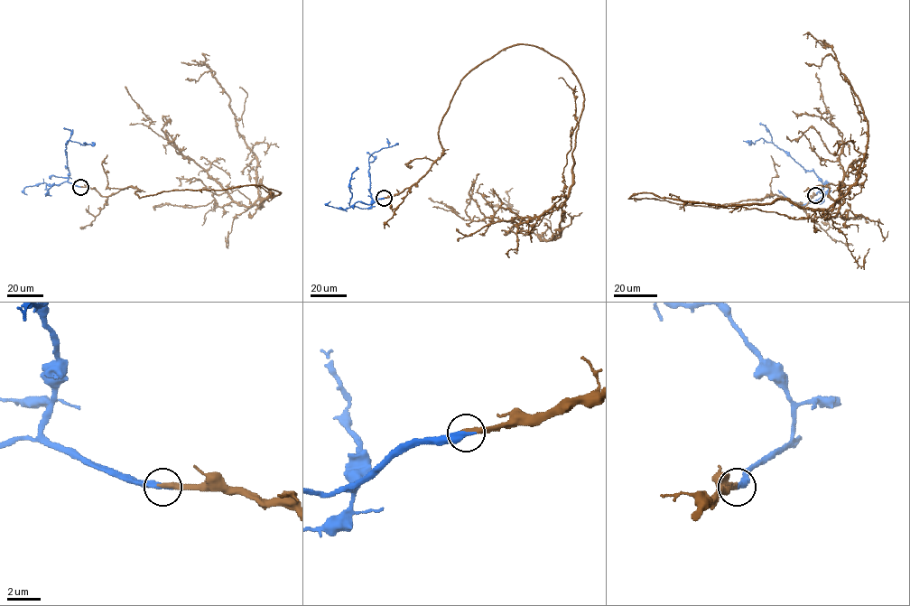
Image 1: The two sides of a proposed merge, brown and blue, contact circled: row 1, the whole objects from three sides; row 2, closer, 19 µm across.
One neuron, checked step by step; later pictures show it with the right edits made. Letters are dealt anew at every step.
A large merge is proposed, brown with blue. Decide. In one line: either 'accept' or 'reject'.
accept

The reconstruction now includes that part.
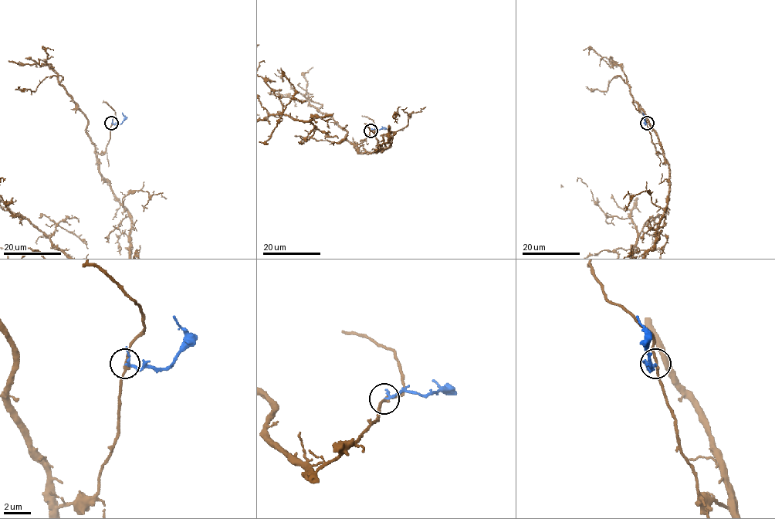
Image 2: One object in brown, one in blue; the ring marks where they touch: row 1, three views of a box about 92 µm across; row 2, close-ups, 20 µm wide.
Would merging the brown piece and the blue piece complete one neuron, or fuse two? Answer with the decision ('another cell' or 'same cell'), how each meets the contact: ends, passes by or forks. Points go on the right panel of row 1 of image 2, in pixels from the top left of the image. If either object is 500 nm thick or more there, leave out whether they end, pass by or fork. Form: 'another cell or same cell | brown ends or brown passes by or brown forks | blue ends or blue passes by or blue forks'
another cell | brown passes by | blue passes by

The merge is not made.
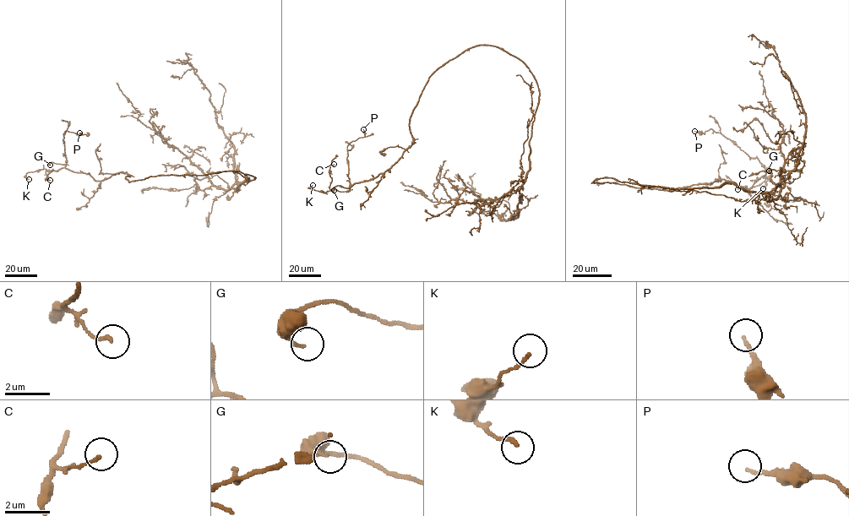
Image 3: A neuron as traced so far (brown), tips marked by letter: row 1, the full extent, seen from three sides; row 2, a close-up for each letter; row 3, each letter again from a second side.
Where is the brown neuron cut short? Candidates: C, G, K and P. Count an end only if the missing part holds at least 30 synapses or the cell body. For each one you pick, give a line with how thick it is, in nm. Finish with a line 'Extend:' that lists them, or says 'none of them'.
Extend: none of them

